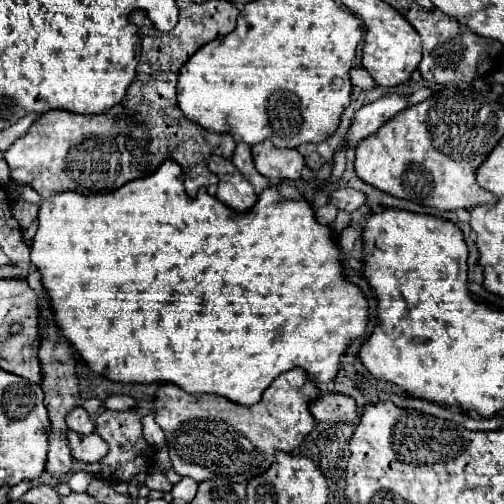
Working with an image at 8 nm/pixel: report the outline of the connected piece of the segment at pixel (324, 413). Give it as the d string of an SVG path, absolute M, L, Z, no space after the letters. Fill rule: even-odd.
M326 392L310 404L310 412L320 422L356 422L354 398L338 392Z

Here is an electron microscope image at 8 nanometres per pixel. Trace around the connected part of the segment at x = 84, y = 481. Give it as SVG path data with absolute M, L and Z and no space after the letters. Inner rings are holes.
M78 470L78 472L72 472L72 474L68 474L68 478L66 478L66 484L70 486L70 490L72 490L72 492L84 492L84 490L88 488L90 480L92 480L92 476L90 476L88 472L84 472L84 470Z

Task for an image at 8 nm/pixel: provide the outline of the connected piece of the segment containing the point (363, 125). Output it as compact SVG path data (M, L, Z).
M386 94L366 106L362 106L356 116L354 122L346 134L346 142L350 148L354 148L362 138L366 138L368 134L376 132L380 128L380 124L388 122L394 114L398 114L400 110L406 108L406 104L410 102L410 96L402 96L402 94Z

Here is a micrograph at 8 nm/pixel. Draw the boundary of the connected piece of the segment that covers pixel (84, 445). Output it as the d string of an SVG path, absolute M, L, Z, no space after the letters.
M96 432L90 436L74 434L74 456L78 456L78 460L88 464L100 462L100 458L104 458L106 452L108 452L108 446Z

